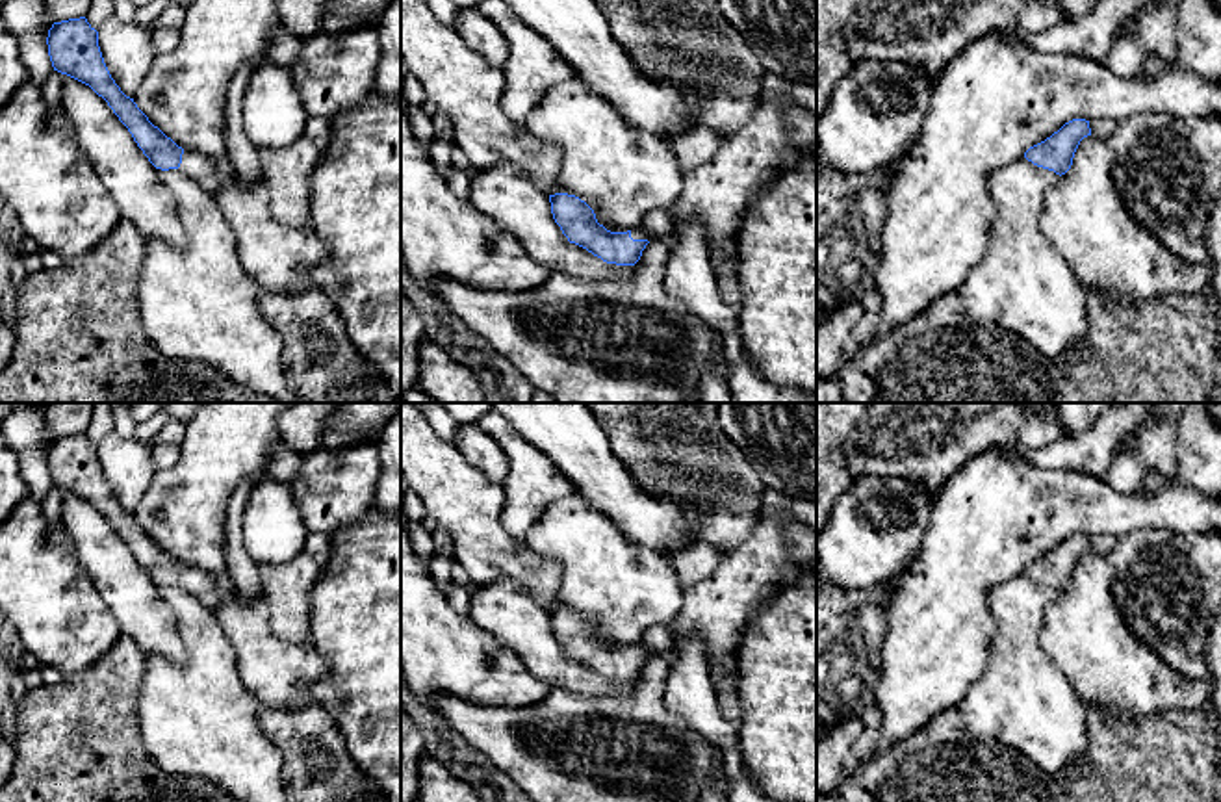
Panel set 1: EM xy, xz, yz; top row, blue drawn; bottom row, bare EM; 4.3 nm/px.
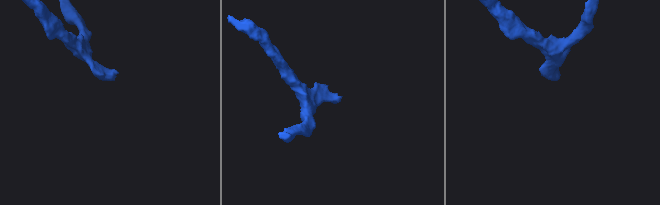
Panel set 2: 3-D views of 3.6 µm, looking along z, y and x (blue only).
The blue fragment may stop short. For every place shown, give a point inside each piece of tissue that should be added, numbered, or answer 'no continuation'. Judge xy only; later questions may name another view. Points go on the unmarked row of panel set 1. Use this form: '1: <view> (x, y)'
1: xy (275, 671)

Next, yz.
no continuation

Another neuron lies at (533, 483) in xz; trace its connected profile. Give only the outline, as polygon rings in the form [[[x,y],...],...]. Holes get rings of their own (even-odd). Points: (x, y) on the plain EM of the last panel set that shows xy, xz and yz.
[[[492,410],[477,425],[501,446],[510,460],[503,483],[507,505],[501,520],[514,538],[525,540],[549,505],[575,494],[575,485],[505,416]]]

